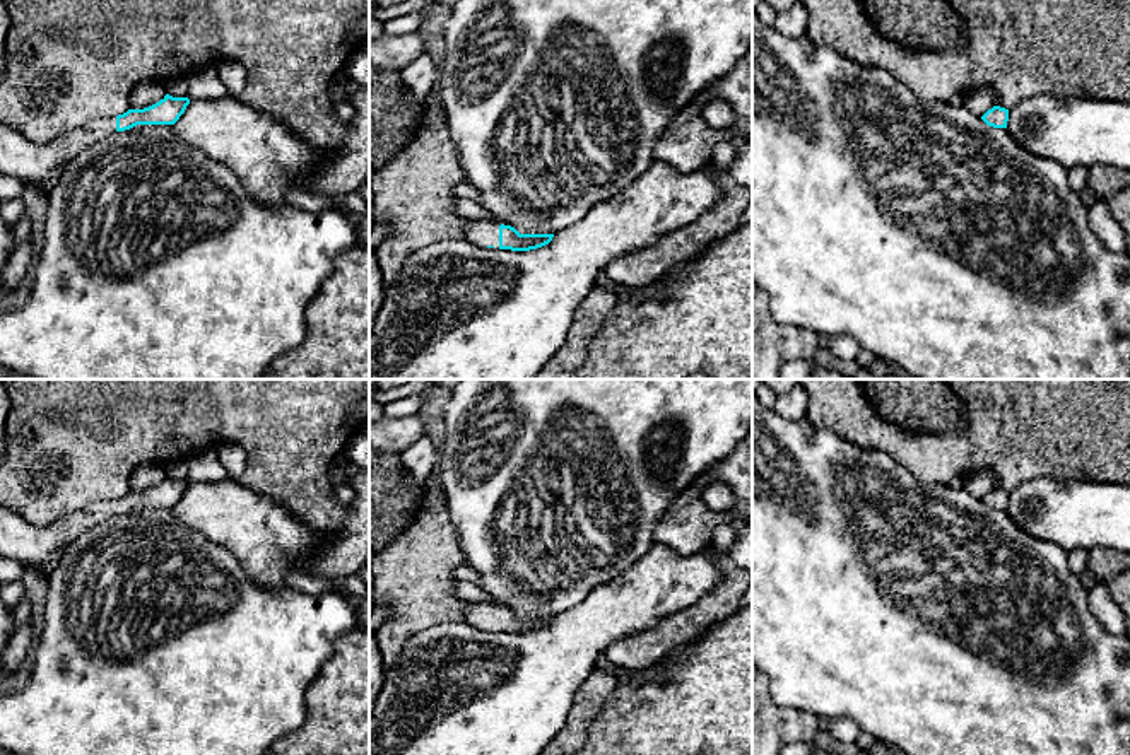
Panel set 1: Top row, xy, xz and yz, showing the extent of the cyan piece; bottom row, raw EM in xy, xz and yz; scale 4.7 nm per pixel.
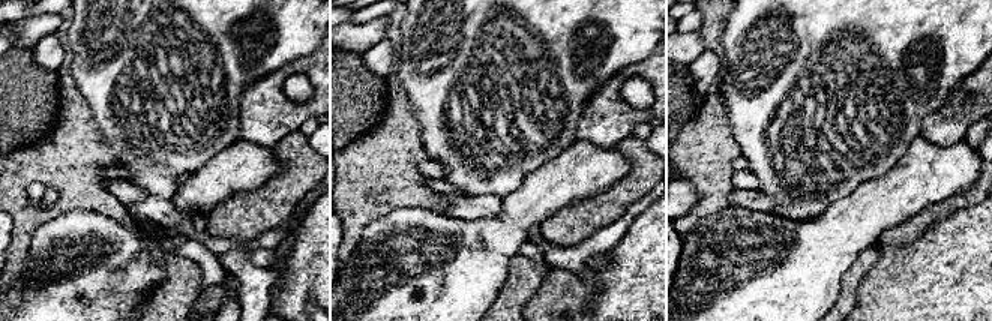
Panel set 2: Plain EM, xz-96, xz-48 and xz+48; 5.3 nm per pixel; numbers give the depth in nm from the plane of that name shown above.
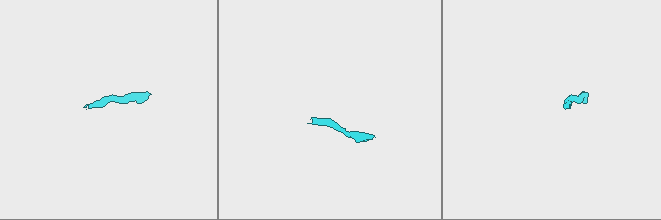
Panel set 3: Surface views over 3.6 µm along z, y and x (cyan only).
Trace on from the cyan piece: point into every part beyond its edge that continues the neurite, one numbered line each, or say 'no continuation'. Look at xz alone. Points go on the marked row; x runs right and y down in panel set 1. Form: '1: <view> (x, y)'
1: xz (482, 233)

